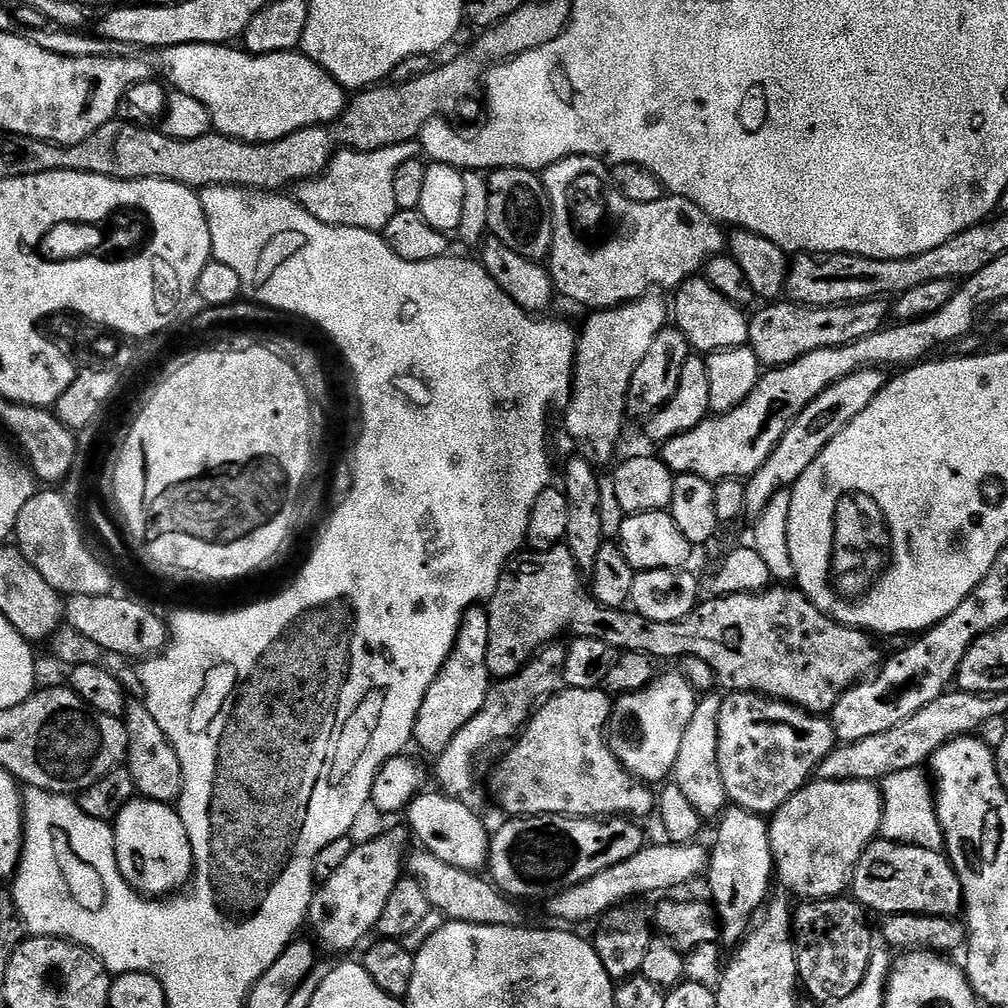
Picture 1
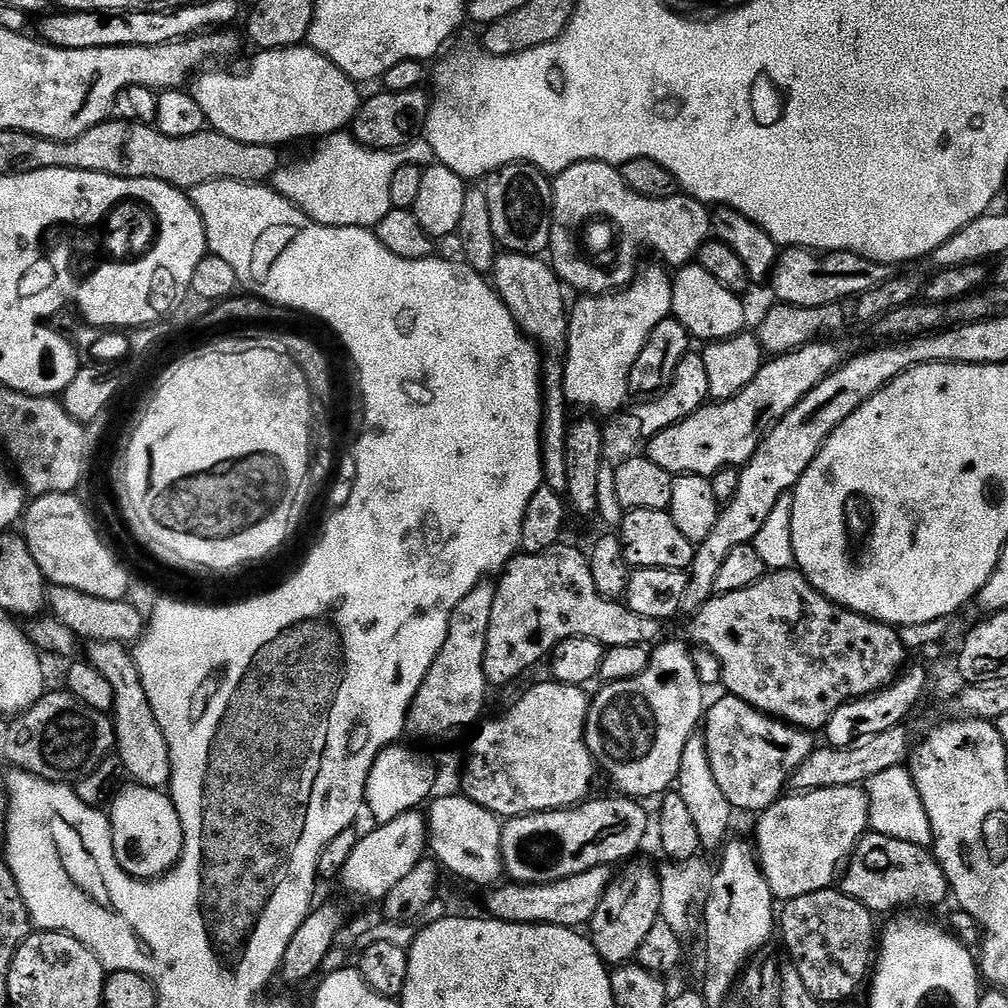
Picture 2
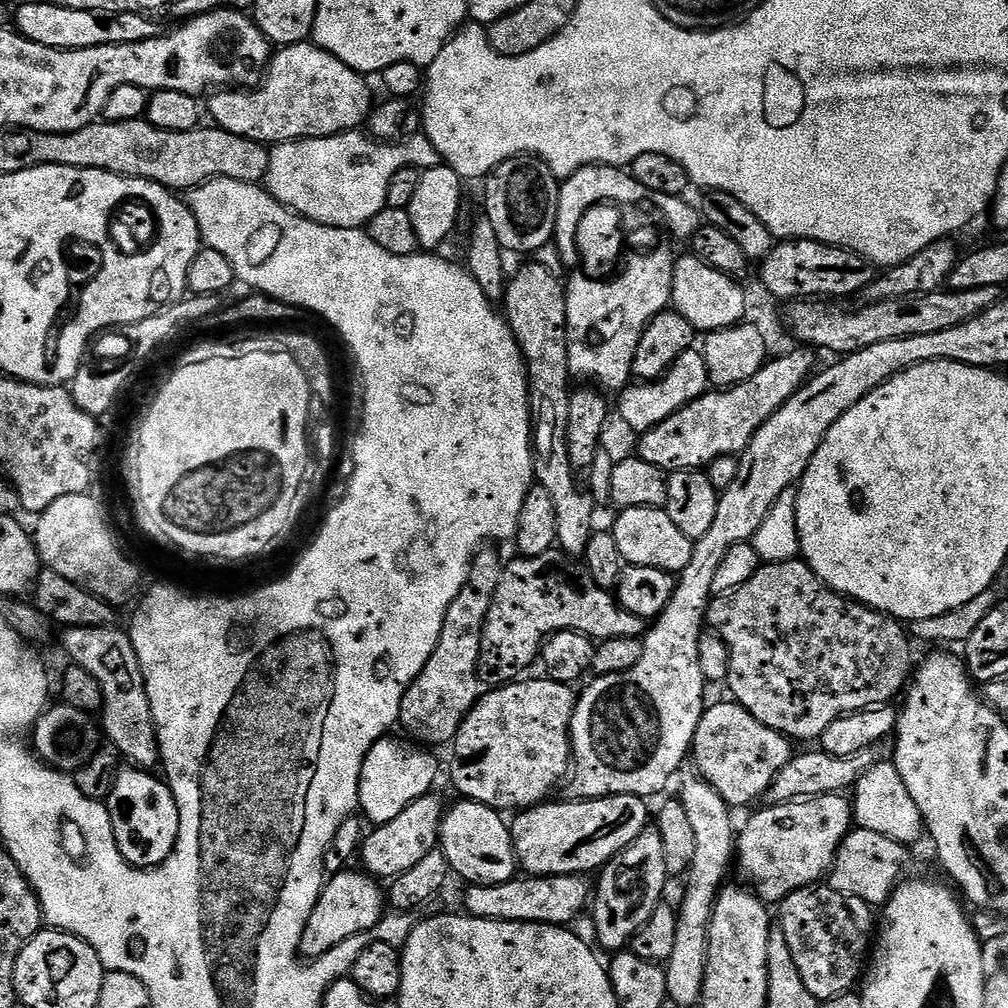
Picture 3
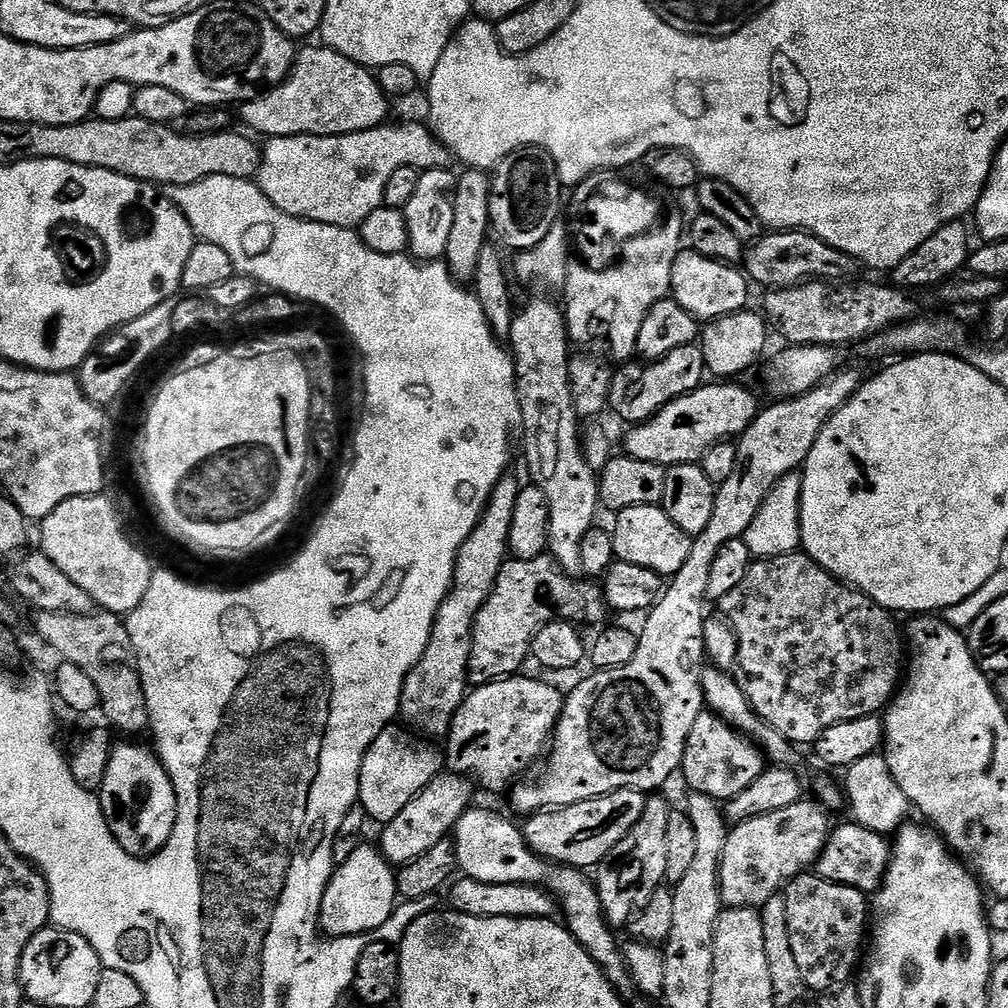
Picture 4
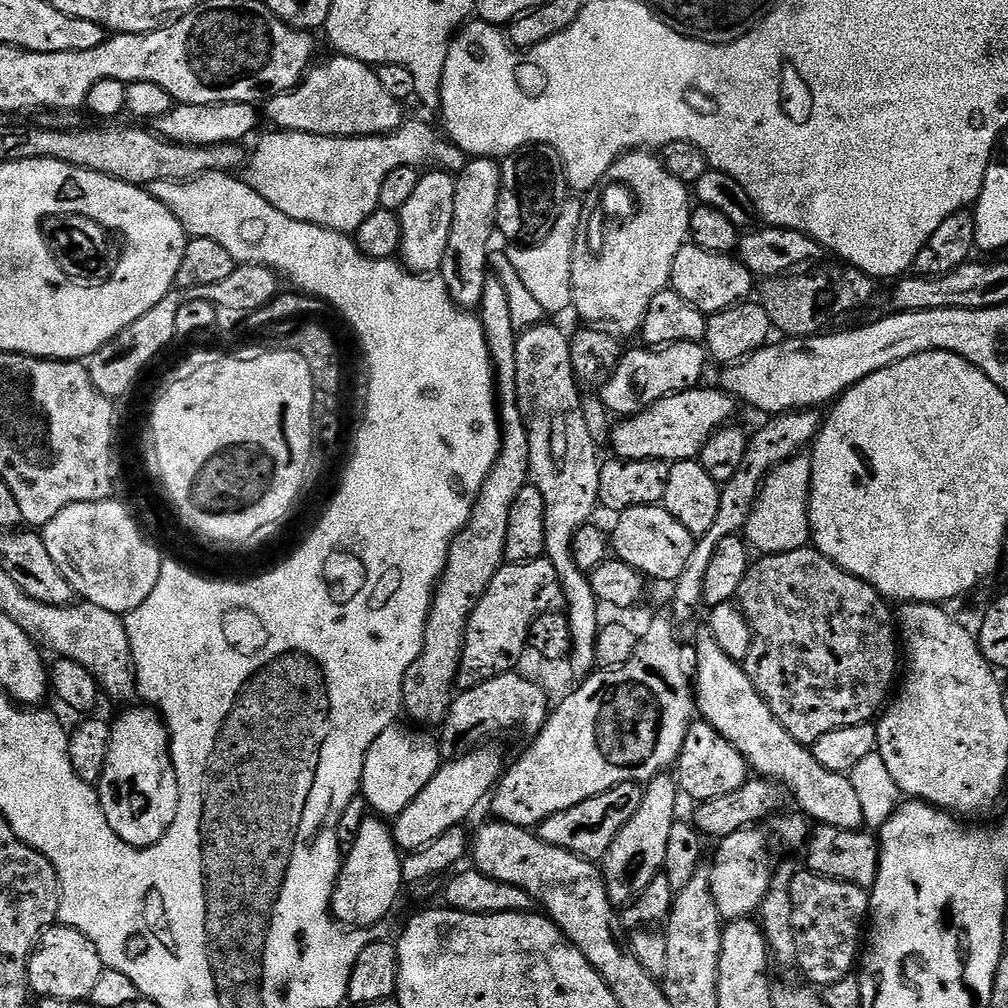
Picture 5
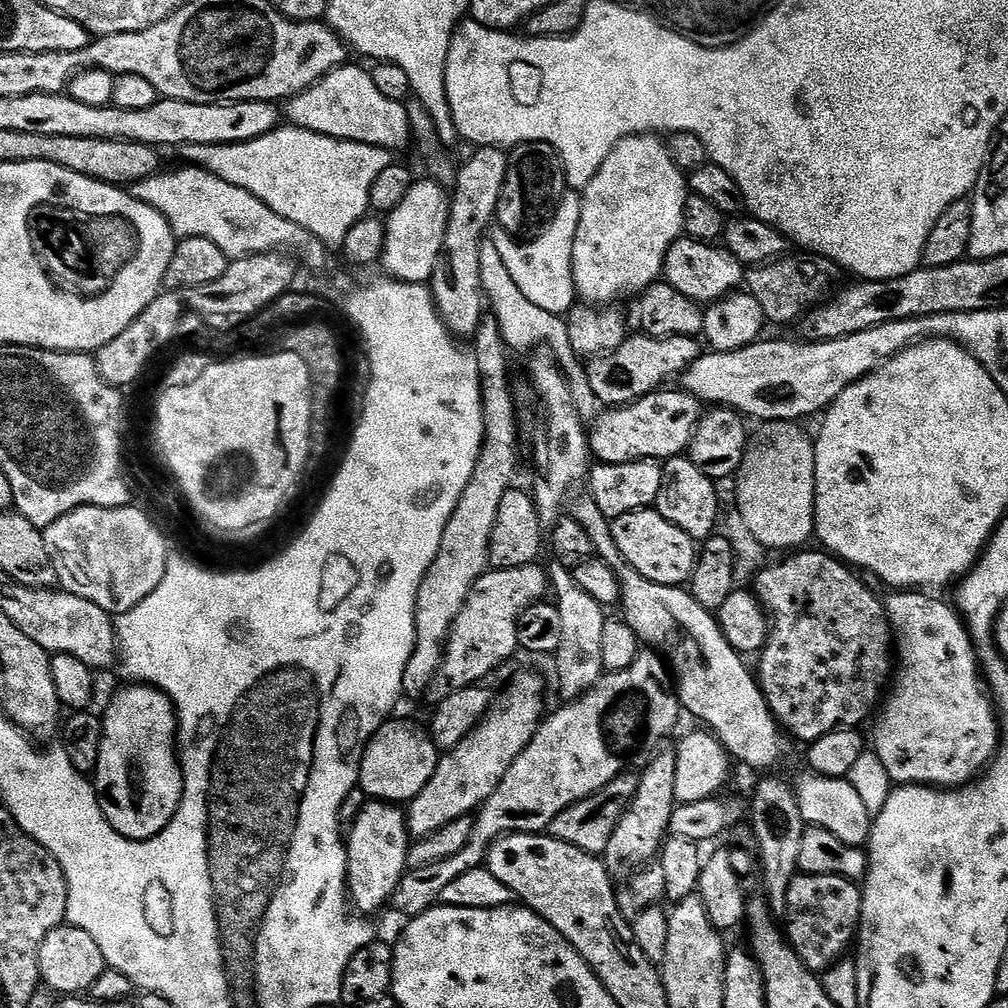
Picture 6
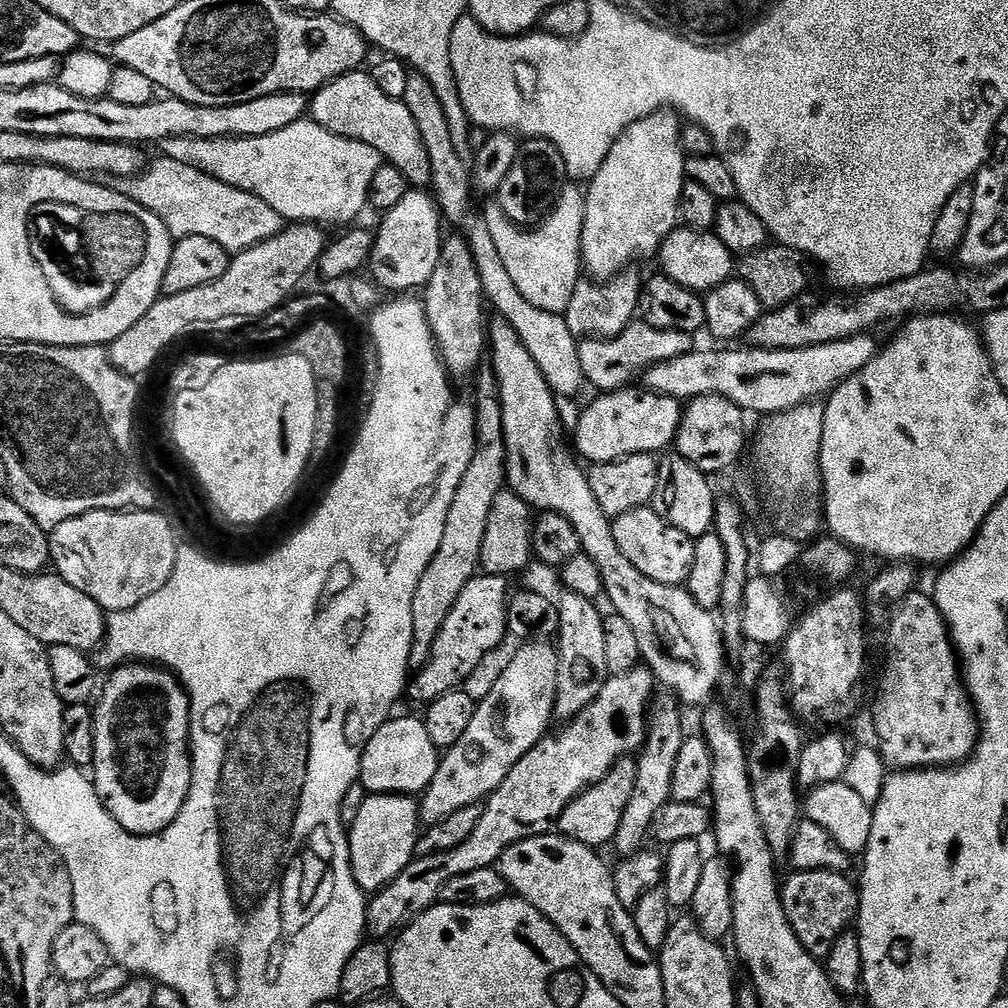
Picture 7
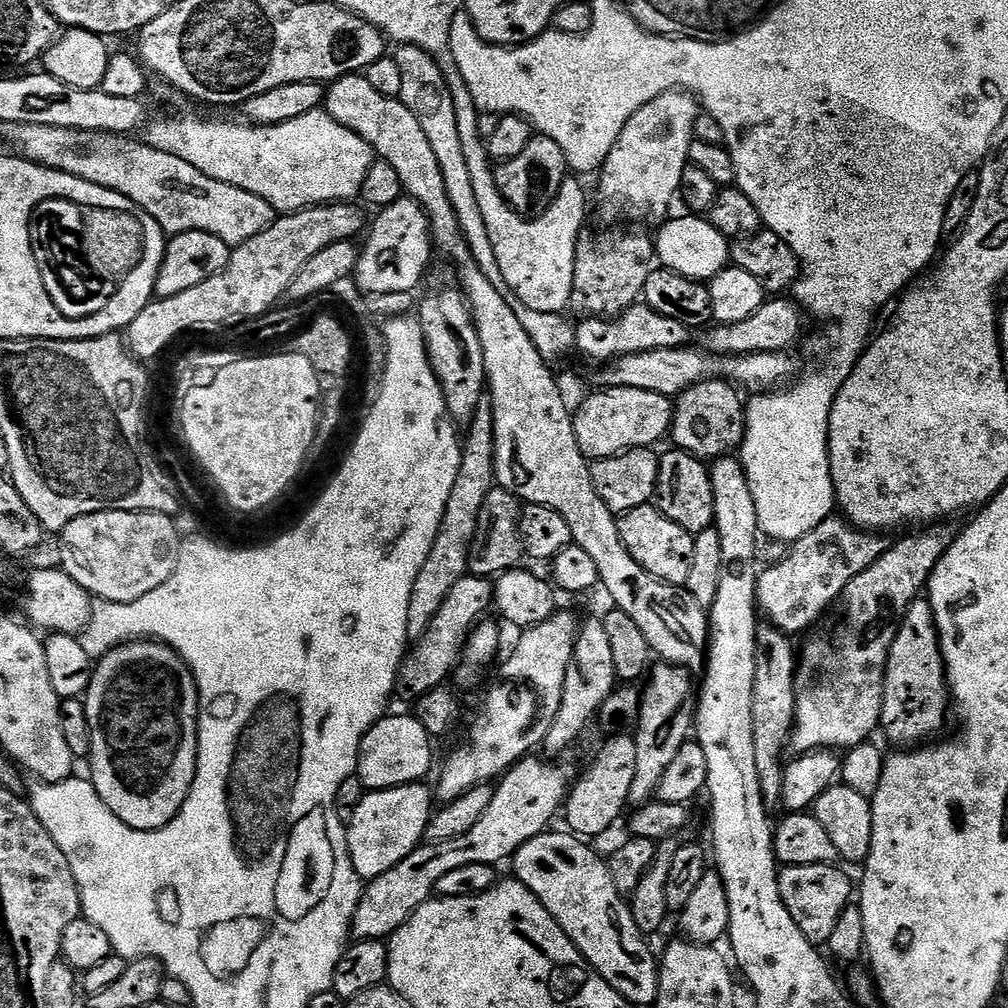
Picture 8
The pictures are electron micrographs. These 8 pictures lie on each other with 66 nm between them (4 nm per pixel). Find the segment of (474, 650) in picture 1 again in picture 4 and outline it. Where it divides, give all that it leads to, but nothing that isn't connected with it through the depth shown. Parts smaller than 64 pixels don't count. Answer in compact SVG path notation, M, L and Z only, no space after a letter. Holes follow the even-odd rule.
M505 474L494 486L478 526L474 526L470 538L466 538L458 550L452 588L442 606L438 606L426 650L404 679L399 719L403 727L421 738L447 737L454 714L458 714L458 706L462 706L470 691L468 663L474 642L474 622L478 618L478 610L482 610L486 598L490 598L494 582L498 582L504 561L509 559L510 522L514 522L514 502L518 502L521 487L521 481L516 481L512 474Z

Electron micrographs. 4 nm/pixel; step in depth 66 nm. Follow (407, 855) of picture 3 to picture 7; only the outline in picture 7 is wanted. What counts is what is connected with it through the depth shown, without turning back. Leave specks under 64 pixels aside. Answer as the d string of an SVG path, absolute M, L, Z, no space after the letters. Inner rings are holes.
M524 642L519 645L520 649L512 656L512 661L505 666L500 672L500 677L492 684L492 689L481 699L474 710L474 718L470 718L470 726L466 726L466 731L462 733L462 738L458 738L458 742L454 742L452 748L447 749L441 755L440 765L434 774L434 778L430 782L430 786L424 789L419 797L420 819L425 825L437 824L442 822L442 818L450 818L450 814L454 814L454 810L462 810L462 806L470 806L471 804L479 804L487 801L494 790L498 790L498 786L502 786L502 782L506 782L506 778L510 774L510 770L514 770L514 766L518 766L518 762L522 762L522 758L530 750L534 750L534 746L538 746L538 742L549 735L551 724L554 724L554 713L556 710L556 687L558 686L558 670L560 669L560 653L557 645L552 642Z

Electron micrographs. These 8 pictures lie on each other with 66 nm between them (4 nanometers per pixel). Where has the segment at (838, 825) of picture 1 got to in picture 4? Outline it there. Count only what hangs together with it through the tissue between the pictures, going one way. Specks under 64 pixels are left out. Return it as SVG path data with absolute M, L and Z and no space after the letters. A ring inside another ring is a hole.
M805 798L794 806L786 806L786 810L774 810L774 814L762 814L758 818L743 820L729 831L726 850L723 851L720 863L720 903L724 908L759 910L766 902L770 902L770 898L778 895L787 881L805 875L815 865L816 859L826 846L828 833L832 831L834 824L833 821L828 821L829 813L824 805L815 799L812 800Z

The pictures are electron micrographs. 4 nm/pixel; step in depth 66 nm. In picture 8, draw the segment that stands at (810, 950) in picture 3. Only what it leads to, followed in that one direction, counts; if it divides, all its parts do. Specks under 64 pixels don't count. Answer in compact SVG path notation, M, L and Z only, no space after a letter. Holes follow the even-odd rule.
M815 864L814 866L790 866L783 865L779 869L778 894L782 894L782 902L786 910L790 910L790 918L798 925L798 930L806 934L811 944L817 946L827 945L830 934L834 934L834 925L838 918L842 918L842 910L850 907L854 900L854 880L847 876L836 864Z

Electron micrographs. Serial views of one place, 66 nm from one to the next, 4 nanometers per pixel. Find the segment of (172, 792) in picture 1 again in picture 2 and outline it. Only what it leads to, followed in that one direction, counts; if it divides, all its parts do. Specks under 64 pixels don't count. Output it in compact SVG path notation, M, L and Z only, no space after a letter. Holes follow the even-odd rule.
M92 642L87 648L87 663L92 664L94 670L98 670L98 674L102 674L114 690L111 713L112 725L116 731L114 752L120 757L125 773L135 783L147 788L167 789L172 782L170 750L166 746L166 734L162 734L162 726L158 726L158 718L154 718L150 698L146 698L146 690L142 686L142 678L138 674L133 653L118 642Z

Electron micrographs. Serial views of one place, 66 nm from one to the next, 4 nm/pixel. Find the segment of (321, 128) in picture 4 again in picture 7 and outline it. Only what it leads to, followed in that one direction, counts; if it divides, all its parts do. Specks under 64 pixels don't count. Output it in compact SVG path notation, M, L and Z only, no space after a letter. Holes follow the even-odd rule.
M367 71L348 72L319 88L310 100L310 120L342 138L372 146L387 163L406 174L409 185L431 185L430 155L427 154L413 114L403 100L382 94Z

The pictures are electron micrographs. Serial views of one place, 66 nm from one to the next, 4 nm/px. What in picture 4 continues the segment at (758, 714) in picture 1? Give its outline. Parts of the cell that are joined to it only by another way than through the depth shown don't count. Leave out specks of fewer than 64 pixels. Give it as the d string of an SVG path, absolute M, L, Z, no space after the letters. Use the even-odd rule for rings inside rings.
M705 710L698 714L698 718L694 718L694 726L690 726L690 738L686 738L682 777L695 795L727 802L753 785L765 767L763 751L743 732L733 728L723 716Z

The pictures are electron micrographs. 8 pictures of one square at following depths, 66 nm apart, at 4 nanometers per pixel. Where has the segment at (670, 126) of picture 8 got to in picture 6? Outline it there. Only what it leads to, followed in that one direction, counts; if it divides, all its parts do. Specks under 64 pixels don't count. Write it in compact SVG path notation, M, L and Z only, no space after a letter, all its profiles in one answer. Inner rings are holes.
M659 135L626 136L623 140L619 140L614 146L614 150L610 150L610 158L606 158L606 162L602 162L598 174L594 174L592 181L582 189L582 195L580 197L582 214L578 218L578 234L574 238L574 254L572 255L572 273L574 274L574 282L576 283L577 297L581 301L590 304L608 306L613 302L620 302L616 300L622 299L623 296L633 295L632 297L635 297L637 294L643 292L644 289L657 283L664 271L666 254L670 250L670 246L675 240L681 239L684 231L684 211L686 210L686 202L689 195L690 189L688 187L686 173L674 162L667 143Z

